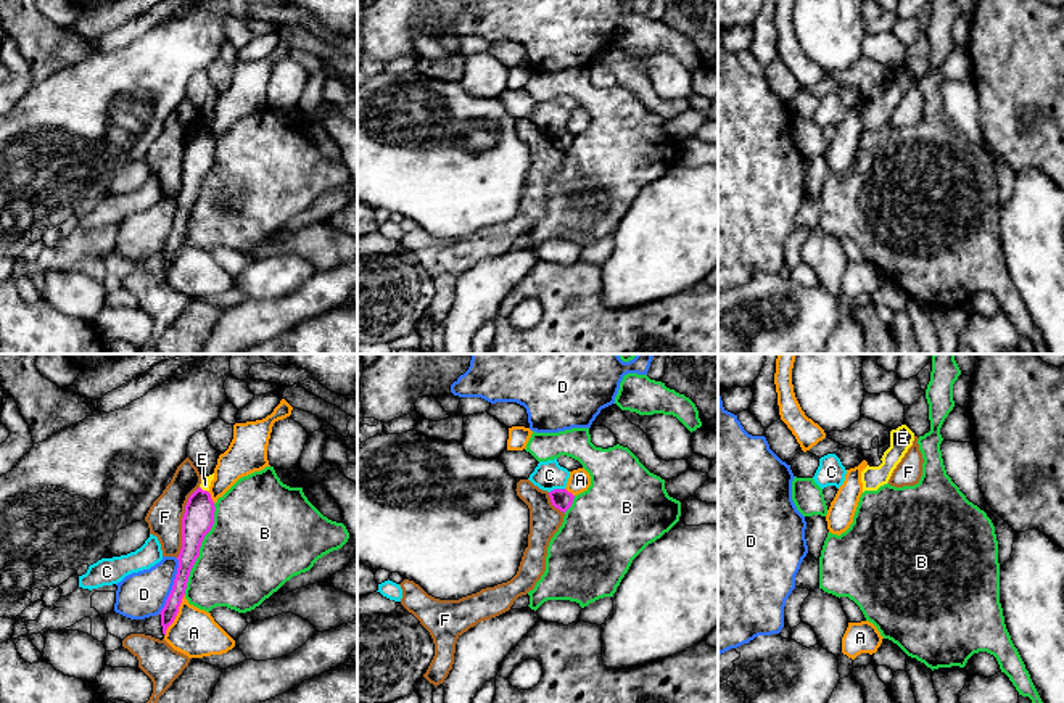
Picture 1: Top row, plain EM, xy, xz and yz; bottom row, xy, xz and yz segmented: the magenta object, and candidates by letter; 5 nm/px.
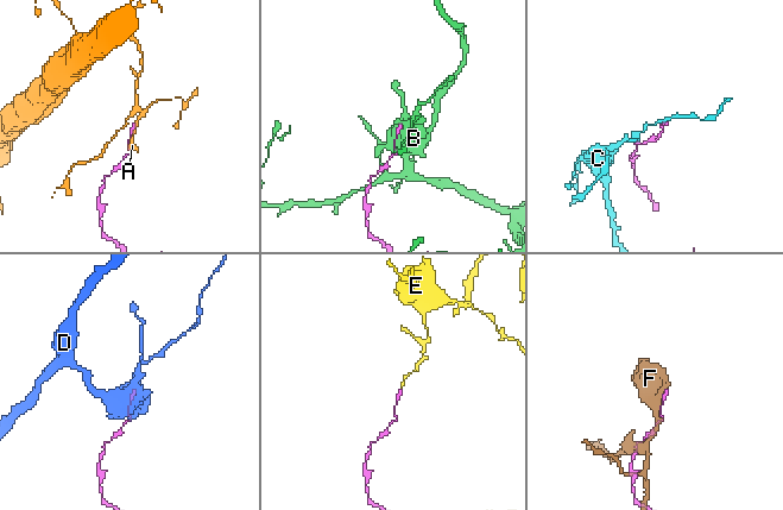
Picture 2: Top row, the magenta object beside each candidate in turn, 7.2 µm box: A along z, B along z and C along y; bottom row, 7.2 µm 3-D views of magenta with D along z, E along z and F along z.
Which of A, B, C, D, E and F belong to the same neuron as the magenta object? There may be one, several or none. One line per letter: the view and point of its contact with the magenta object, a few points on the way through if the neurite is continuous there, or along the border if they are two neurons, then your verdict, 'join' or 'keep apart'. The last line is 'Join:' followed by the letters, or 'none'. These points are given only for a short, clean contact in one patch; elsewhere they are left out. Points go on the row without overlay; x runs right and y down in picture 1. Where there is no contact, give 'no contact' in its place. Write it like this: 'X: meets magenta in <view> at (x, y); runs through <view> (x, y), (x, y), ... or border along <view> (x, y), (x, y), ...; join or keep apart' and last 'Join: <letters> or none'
A: meets magenta in xy at (176, 254); keep apart
B: meets magenta in xy at (198, 189); keep apart
C: meets magenta in xz at (556, 129); border along xz (564, 127), (554, 127), (549, 132); keep apart
D: meets magenta in xy at (173, 226); border along xy (177, 198), (173, 229), (158, 253); keep apart
E: meets magenta in xy at (202, 129); border along xy (200, 126), (206, 131); keep apart
F: meets magenta in xy at (182, 161); keep apart
Join: none

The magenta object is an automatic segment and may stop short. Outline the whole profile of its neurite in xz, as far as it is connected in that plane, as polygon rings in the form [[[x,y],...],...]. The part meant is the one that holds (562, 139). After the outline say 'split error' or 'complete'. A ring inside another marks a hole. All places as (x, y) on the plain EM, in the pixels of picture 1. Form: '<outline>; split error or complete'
[[[554,129],[549,132],[549,137],[552,145],[563,153],[571,146],[575,138],[575,135],[568,132],[567,129]]]; complete

